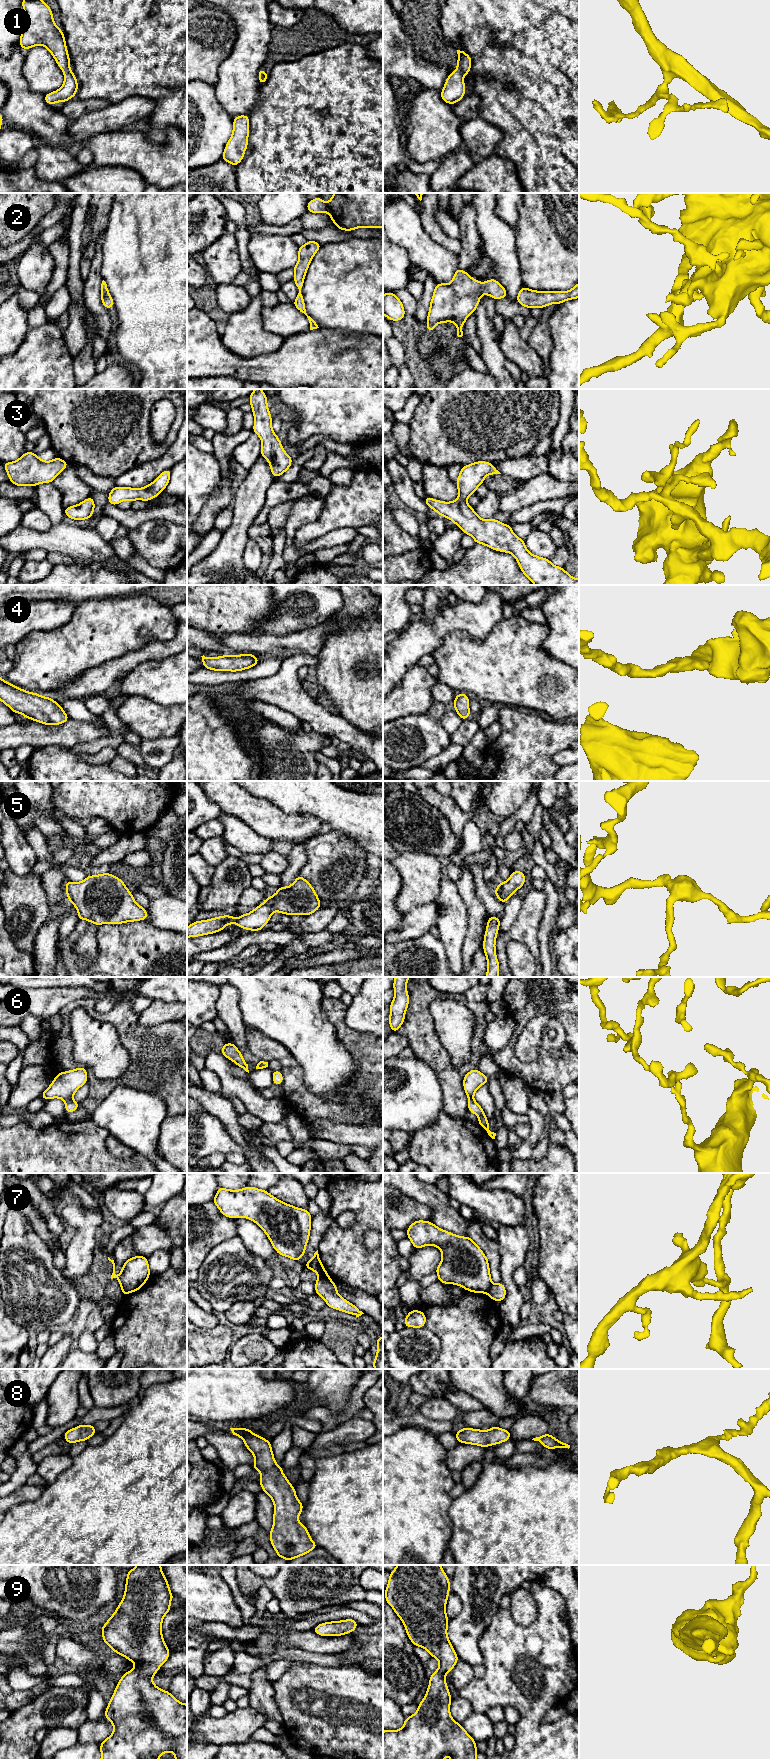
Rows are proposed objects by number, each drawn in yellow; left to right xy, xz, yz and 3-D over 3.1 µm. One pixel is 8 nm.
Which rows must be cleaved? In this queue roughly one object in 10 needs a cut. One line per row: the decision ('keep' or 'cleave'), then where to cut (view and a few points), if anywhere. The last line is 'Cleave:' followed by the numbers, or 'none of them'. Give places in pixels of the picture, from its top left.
1: keep; no cut
2: keep; no cut
3: keep; no cut
4: keep; no cut
5: keep; no cut
6: keep; no cut
7: cleave; cut in xz along (319, 1277), (330, 1281)
8: keep; no cut
9: keep; no cut
Cleave: 7

